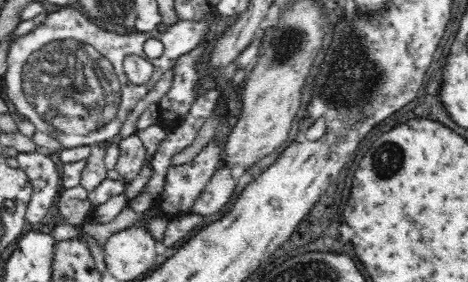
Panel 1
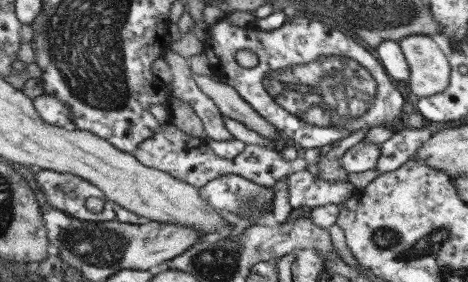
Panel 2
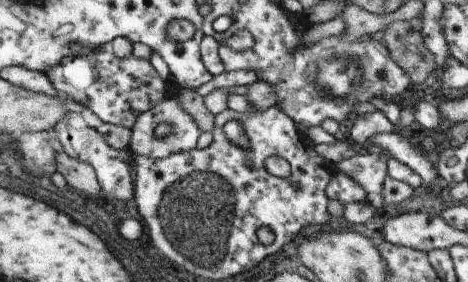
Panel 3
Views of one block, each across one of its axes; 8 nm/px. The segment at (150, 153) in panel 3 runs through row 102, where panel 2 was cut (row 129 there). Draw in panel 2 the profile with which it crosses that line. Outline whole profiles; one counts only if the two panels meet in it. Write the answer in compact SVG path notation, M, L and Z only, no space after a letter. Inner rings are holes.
M163 124L149 140L143 140L141 144L137 144L133 158L139 164L145 164L149 168L161 170L171 174L177 180L183 180L195 188L203 188L209 180L221 178L221 176L229 176L229 174L237 174L243 176L245 180L263 186L263 188L273 188L283 176L293 174L293 172L301 172L305 170L307 162L303 158L295 158L291 162L285 162L279 154L279 150L267 150L261 146L245 146L243 152L239 156L235 156L233 160L223 160L219 156L215 156L211 150L205 148L203 140L197 138L189 138L185 132L177 130L173 124Z

